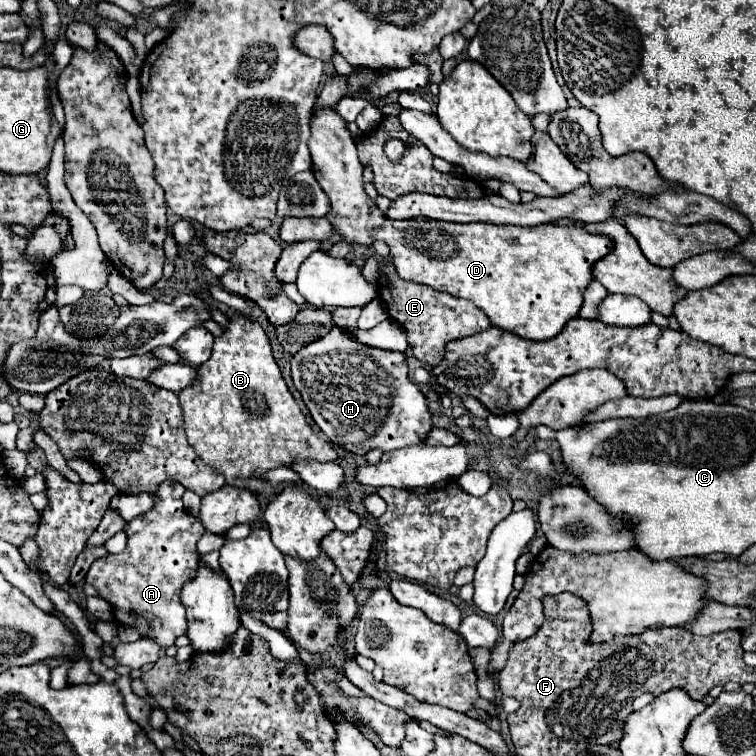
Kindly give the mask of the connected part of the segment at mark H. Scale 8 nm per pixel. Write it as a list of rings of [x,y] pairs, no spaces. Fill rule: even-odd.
[[[333,327],[317,341],[301,347],[291,359],[291,377],[317,427],[329,437],[331,443],[337,443],[351,453],[365,455],[375,447],[393,451],[407,445],[421,445],[425,433],[433,427],[425,395],[415,383],[409,381],[405,355],[367,347],[355,341],[347,329]]]

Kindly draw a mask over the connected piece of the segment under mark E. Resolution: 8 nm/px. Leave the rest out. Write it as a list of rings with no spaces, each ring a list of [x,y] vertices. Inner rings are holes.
[[[385,259],[385,263],[381,265],[379,283],[381,283],[379,285],[379,297],[385,301],[389,317],[405,329],[407,343],[411,345],[413,355],[421,363],[427,363],[427,365],[439,363],[443,357],[443,345],[445,343],[449,343],[453,339],[461,339],[461,337],[481,333],[481,331],[491,327],[489,317],[479,307],[475,307],[475,303],[447,295],[447,293],[441,293],[441,291],[435,291],[427,285],[419,285],[419,283],[411,283],[411,281],[401,279],[397,275],[391,259]]]

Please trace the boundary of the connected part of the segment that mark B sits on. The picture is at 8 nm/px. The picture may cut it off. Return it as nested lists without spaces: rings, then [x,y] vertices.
[[[233,313],[221,337],[215,337],[209,361],[197,367],[197,379],[177,393],[183,409],[183,427],[189,445],[195,453],[211,467],[215,467],[229,485],[245,487],[253,493],[273,495],[279,487],[261,479],[261,475],[273,467],[283,467],[295,459],[315,459],[315,461],[337,461],[335,449],[319,439],[311,431],[305,415],[289,393],[281,371],[273,359],[269,339],[257,321]]]

